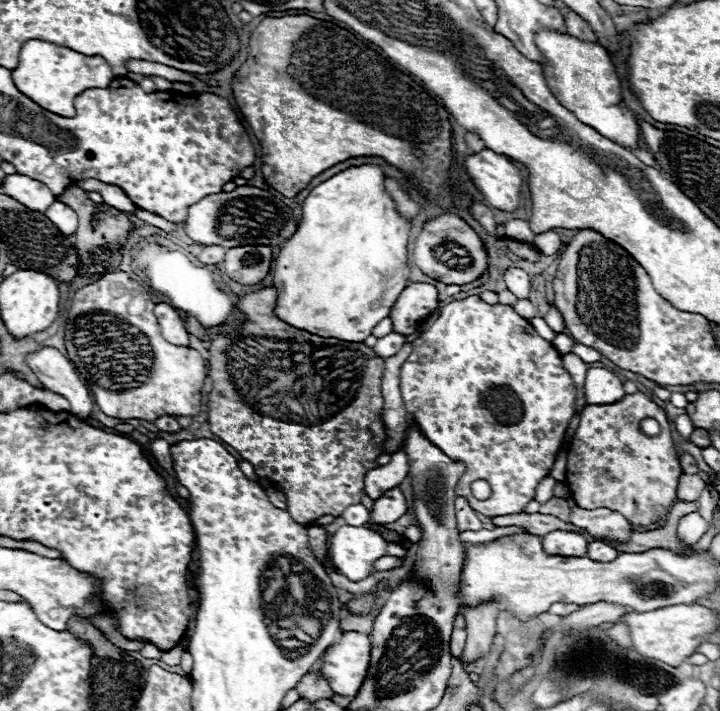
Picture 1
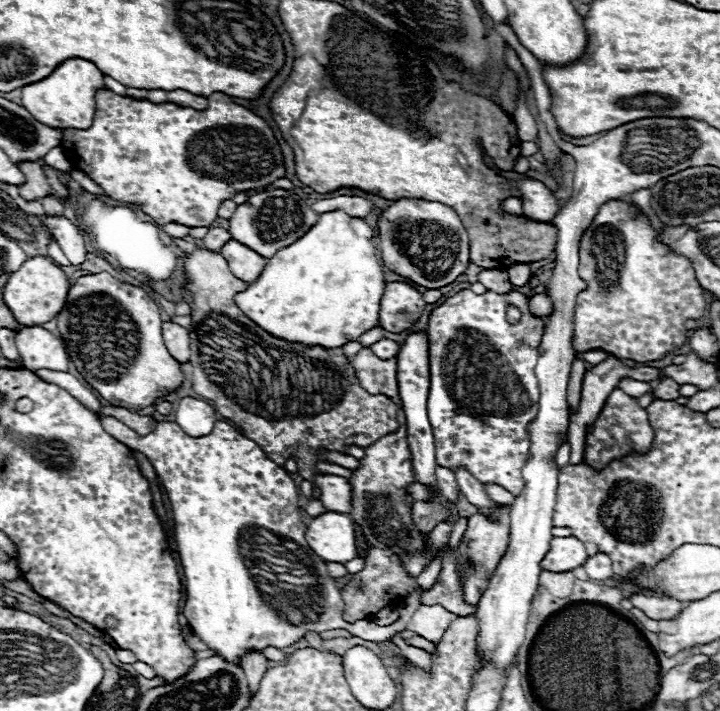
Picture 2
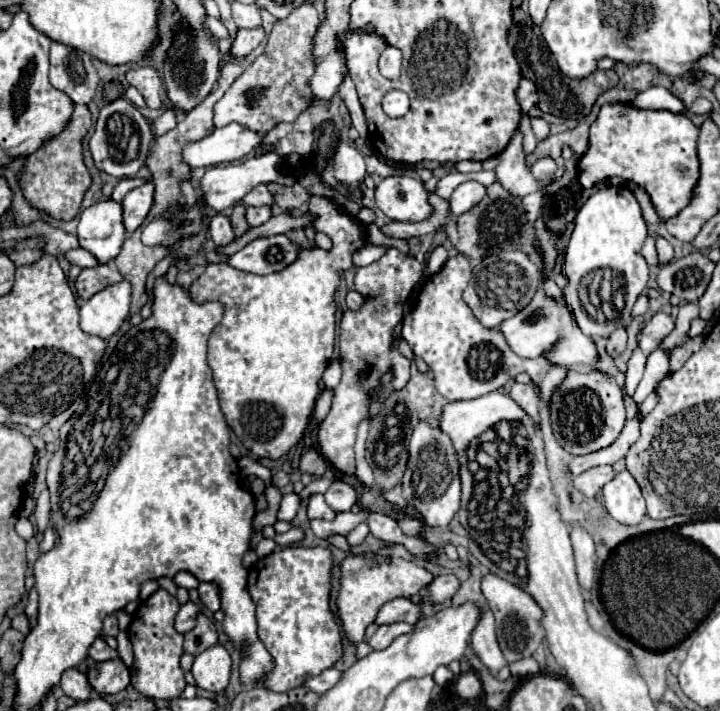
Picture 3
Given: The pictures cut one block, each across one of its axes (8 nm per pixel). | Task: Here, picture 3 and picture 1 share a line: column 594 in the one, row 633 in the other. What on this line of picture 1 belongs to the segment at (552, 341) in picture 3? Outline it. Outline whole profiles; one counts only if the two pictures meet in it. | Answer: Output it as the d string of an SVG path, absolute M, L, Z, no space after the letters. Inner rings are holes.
M360 632L342 634L340 642L326 650L322 674L336 694L358 694L370 668L370 650L370 638Z

